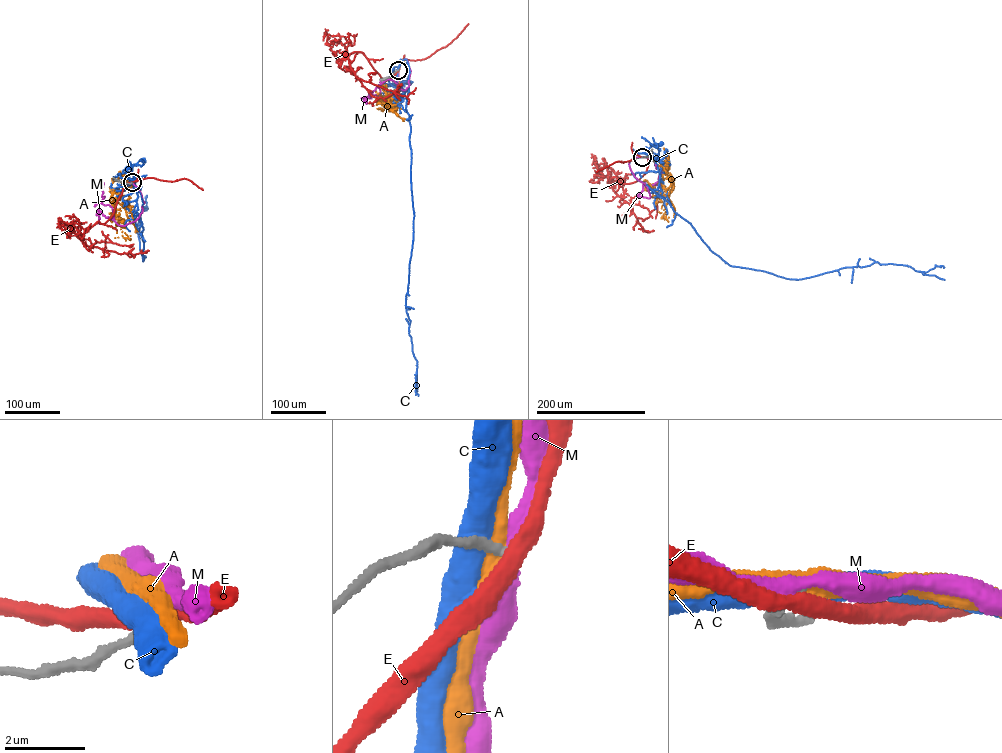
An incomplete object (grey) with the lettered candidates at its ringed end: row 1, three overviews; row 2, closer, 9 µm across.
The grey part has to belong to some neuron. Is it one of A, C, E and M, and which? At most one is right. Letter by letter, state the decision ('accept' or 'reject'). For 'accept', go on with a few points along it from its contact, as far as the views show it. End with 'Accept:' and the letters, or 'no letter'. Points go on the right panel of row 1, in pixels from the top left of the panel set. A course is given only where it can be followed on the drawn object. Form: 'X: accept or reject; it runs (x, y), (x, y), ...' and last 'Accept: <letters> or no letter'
A: reject
C: reject
E: reject
M: reject
Accept: no letter

